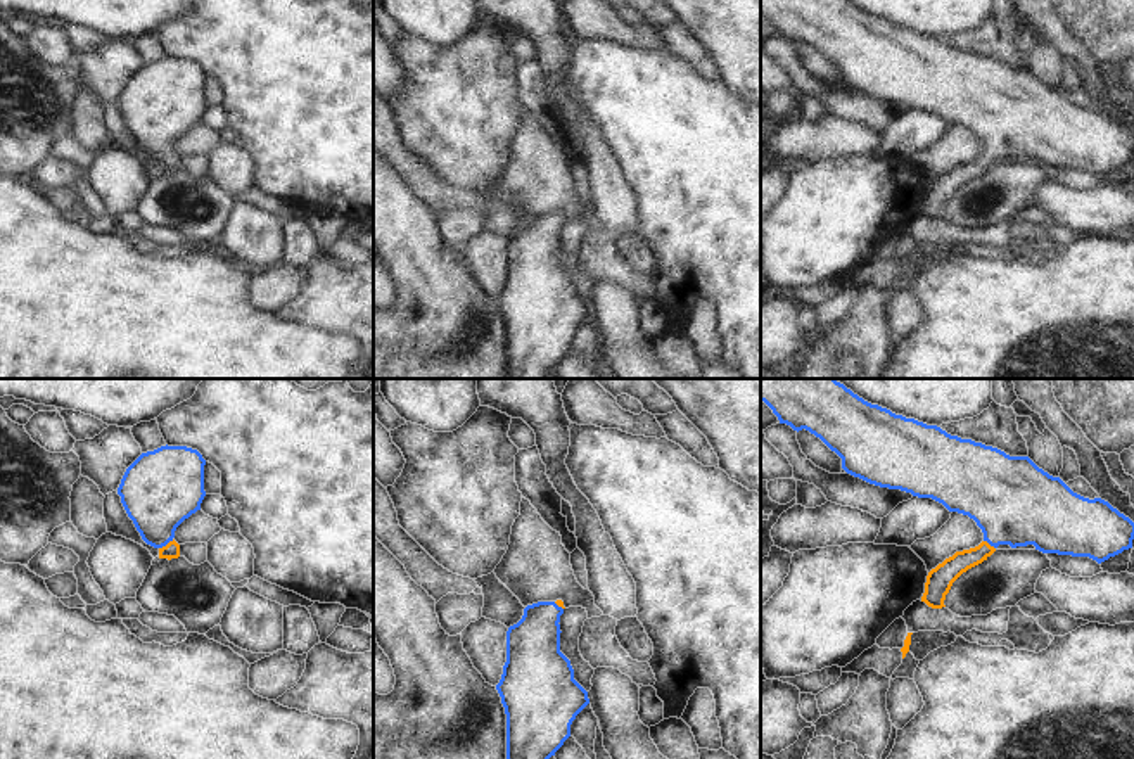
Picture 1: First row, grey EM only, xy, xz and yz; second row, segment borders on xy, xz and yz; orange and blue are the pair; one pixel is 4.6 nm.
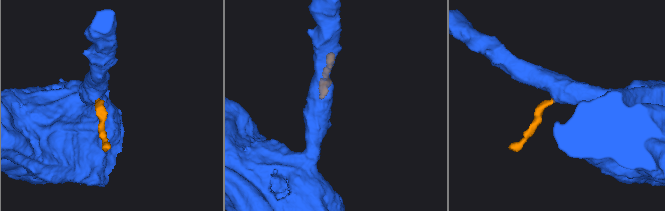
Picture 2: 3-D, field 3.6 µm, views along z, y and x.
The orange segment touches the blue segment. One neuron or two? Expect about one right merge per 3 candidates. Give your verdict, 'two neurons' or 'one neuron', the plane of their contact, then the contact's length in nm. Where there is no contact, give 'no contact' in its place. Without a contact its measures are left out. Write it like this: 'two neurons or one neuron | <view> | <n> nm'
one neuron | xy | 80 nm

